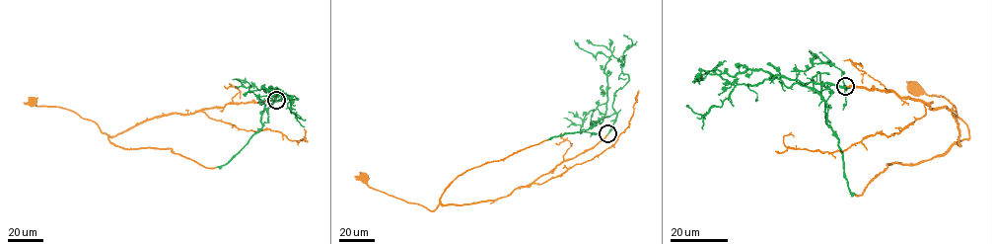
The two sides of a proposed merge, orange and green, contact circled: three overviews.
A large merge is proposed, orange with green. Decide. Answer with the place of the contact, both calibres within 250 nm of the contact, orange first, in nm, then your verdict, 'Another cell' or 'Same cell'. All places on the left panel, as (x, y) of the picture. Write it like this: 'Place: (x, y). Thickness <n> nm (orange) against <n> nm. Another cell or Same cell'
Place: (276, 100). Thickness 320 nm (orange) against 320 nm. Same cell

